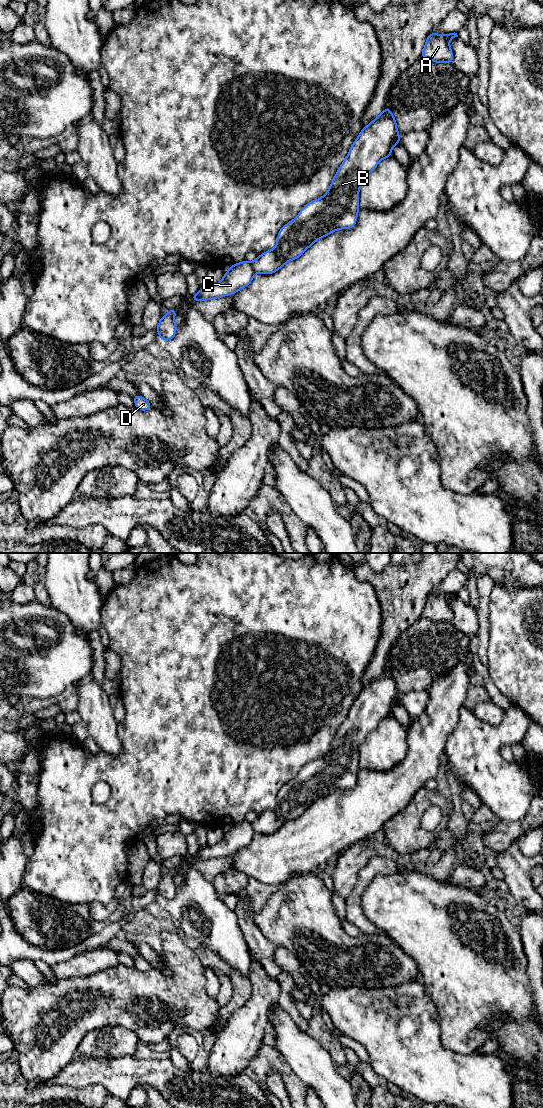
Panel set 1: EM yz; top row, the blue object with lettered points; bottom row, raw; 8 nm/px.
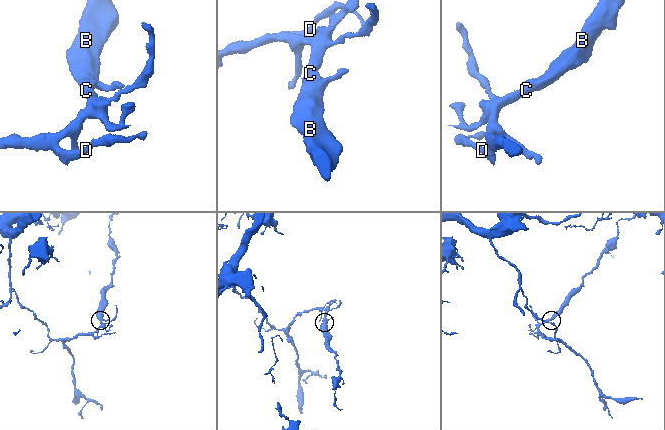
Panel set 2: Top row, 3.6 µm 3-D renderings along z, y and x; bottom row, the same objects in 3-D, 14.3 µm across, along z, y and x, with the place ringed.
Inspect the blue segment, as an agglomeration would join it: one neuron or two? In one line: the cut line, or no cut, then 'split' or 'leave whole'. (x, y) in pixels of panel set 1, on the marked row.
no cut; leave whole

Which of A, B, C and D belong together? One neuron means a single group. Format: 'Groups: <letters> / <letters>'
Groups: A B C D

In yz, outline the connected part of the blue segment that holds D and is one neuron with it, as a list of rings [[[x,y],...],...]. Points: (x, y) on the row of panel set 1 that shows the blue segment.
[[[140,395],[139,396],[132,396],[132,399],[135,403],[135,407],[141,411],[148,411],[152,408],[149,401]]]

